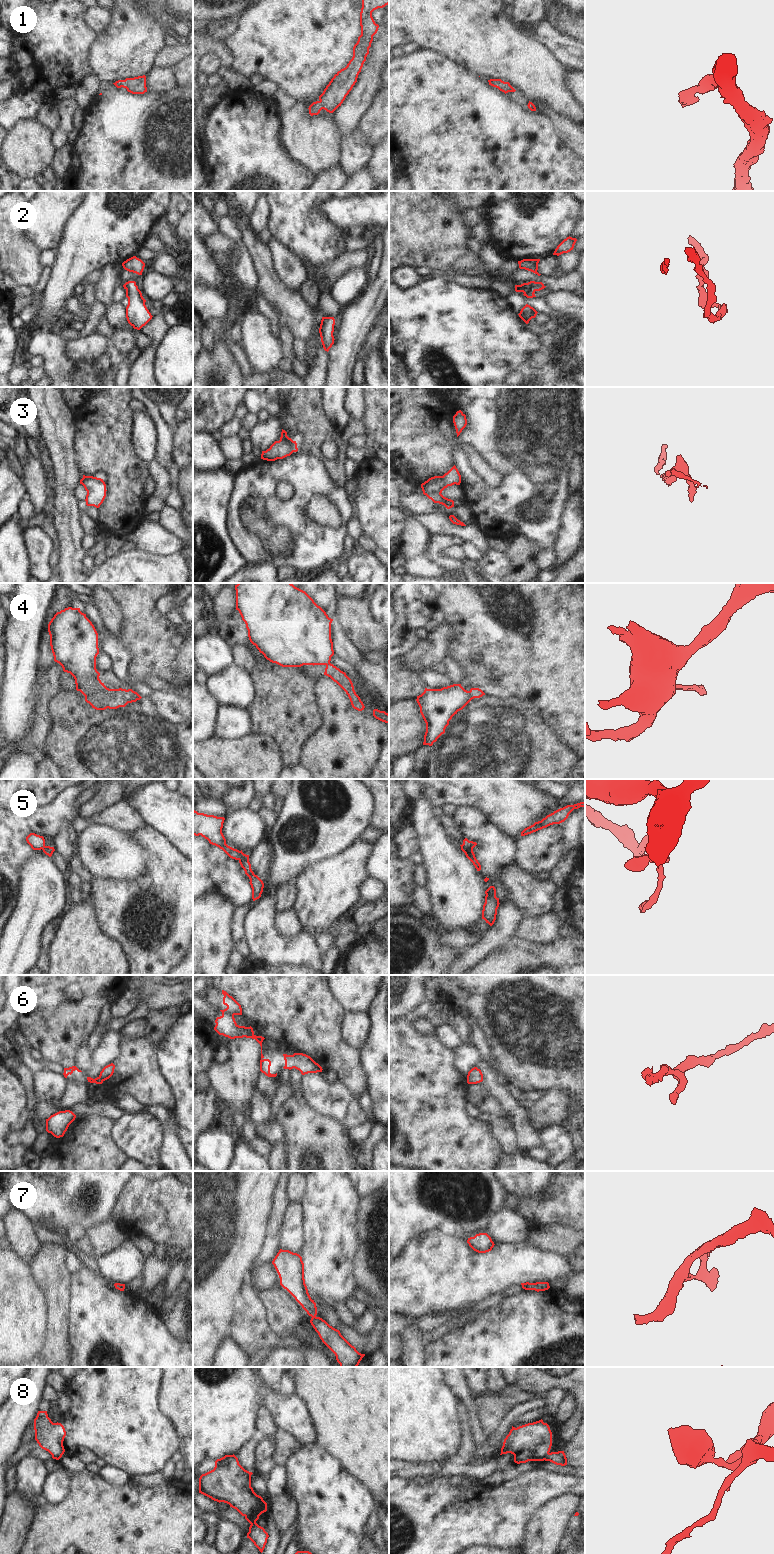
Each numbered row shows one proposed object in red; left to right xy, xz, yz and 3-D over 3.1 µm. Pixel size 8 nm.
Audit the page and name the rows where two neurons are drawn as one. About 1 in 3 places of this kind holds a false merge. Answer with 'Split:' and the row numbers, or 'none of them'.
Split: 4, 8.

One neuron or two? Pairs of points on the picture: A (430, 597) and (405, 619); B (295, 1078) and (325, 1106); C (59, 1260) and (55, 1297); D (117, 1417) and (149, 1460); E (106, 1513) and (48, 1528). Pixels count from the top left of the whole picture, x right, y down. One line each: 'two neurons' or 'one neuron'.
A: one neuron
B: two neurons
C: one neuron
D: one neuron
E: one neuron

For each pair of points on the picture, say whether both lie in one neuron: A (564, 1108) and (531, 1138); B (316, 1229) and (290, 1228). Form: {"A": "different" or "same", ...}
{"A": "different", "B": "different"}

